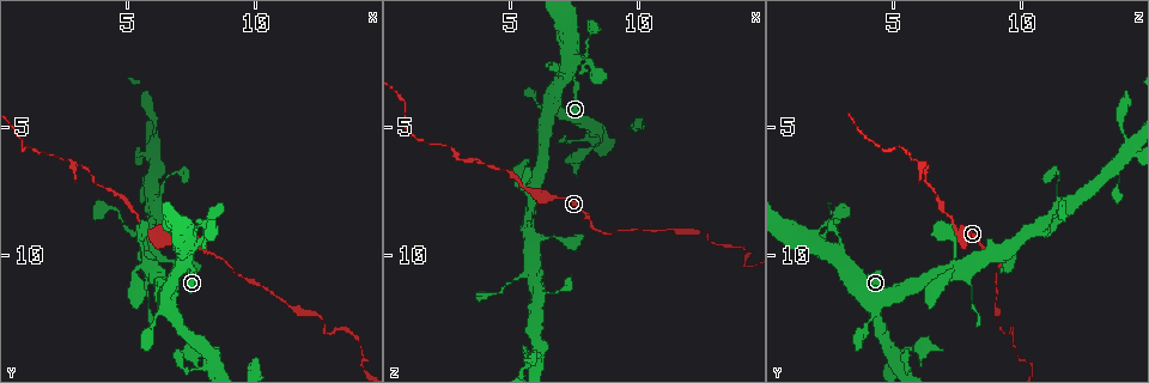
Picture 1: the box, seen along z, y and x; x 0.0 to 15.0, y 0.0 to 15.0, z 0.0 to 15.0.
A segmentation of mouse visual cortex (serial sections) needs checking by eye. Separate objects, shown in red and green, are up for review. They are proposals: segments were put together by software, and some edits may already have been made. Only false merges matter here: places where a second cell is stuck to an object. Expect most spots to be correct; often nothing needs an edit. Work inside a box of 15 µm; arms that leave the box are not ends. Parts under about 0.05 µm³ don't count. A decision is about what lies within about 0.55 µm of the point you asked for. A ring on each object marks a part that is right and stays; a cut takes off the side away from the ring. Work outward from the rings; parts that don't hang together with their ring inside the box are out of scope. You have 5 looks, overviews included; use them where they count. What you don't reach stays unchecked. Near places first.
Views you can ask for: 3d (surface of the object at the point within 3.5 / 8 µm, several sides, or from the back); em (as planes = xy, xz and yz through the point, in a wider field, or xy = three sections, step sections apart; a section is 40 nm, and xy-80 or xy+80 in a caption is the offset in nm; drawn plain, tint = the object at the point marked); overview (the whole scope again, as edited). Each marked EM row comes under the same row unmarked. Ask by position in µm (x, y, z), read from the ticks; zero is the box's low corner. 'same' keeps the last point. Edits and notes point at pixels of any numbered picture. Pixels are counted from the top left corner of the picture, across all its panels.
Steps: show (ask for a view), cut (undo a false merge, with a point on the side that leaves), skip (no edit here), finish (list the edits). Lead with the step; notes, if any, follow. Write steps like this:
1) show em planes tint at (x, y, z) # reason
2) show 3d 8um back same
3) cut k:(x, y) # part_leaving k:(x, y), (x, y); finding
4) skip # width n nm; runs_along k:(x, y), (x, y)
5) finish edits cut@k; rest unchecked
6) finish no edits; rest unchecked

show 3d 3.5um at (8.3, 8.6, 2.6)

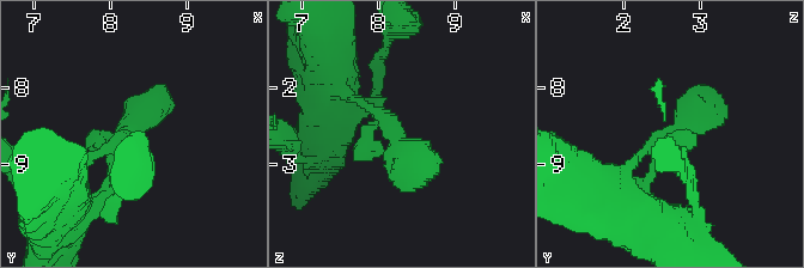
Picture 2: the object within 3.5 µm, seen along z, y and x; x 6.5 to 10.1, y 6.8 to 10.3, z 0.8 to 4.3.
show em xy step 2 tint at (8.20, 8.65, 2.55)

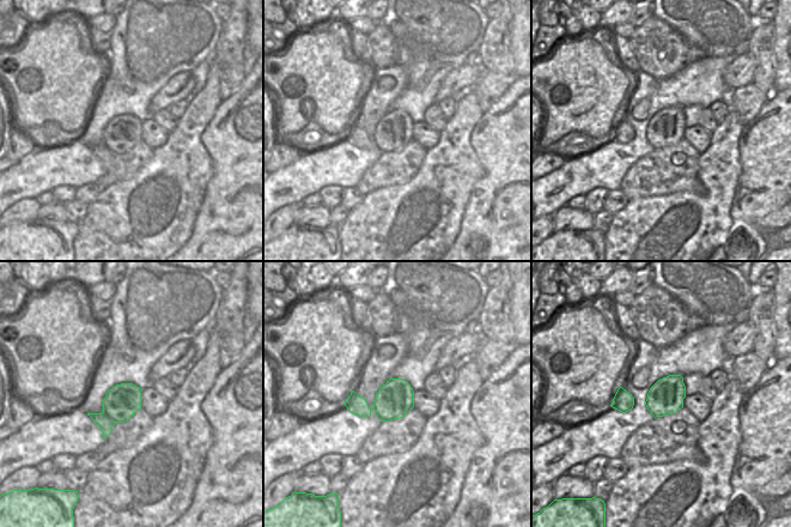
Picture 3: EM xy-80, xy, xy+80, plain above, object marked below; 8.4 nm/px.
skip # runs_along 2:(69, 171), (117, 146), (162, 84); one cell here

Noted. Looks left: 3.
show 3d 8um back at (5.8, 9.8, 9.3) # three-way junction

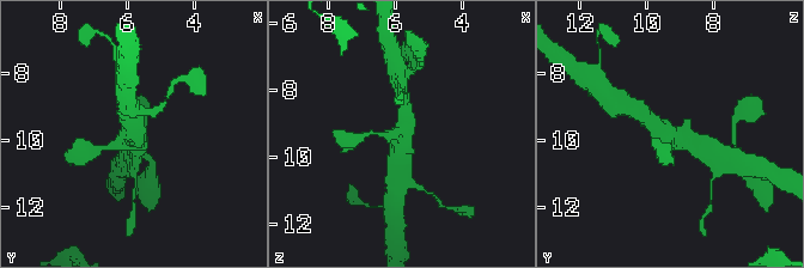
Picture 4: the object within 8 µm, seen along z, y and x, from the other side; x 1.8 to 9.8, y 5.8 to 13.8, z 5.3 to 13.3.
show 3d 3.5um at (5.8, 9.8, 9.4) # closer look

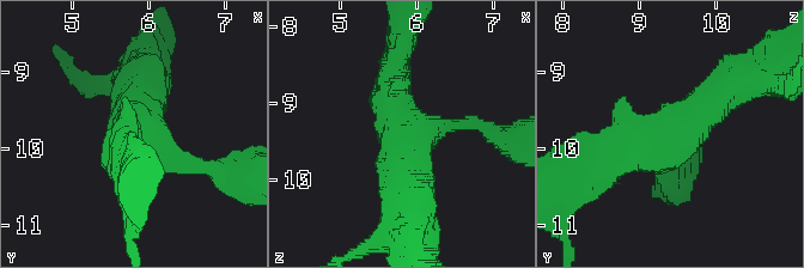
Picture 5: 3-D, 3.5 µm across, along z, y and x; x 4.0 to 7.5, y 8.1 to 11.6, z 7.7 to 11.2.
skip # runs_along 5:(597, 171), (726, 91); continuous, no second cell

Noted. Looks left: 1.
finish no edits; rest unchecked

